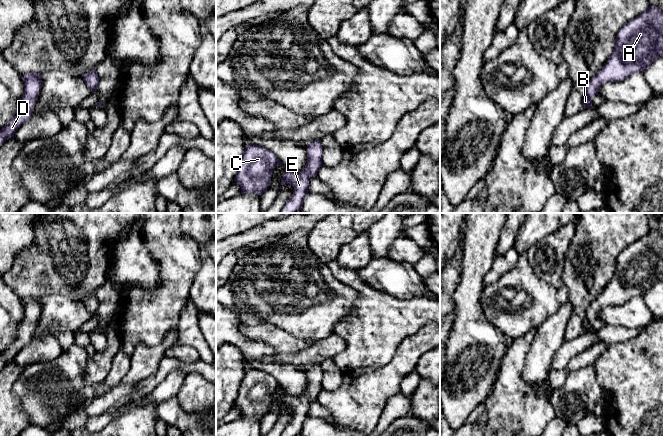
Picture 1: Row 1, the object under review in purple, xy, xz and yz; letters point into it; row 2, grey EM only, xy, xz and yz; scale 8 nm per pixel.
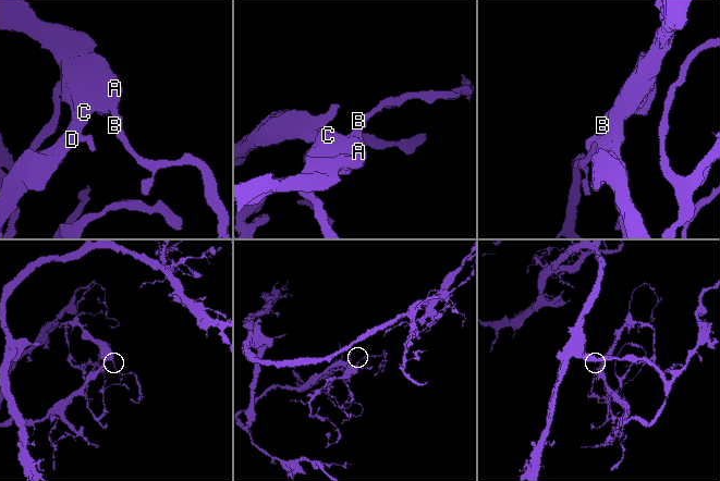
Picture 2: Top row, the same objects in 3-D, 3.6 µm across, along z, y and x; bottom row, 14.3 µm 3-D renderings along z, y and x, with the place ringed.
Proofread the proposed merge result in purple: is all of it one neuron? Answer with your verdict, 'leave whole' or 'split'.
leave whole

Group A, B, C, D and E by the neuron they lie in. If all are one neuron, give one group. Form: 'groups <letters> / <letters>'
groups A B C D E

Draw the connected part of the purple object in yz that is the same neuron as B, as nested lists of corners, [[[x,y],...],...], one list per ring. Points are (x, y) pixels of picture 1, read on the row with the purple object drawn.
[[[650,5],[617,33],[611,56],[583,93],[584,108],[595,109],[591,98],[604,82],[621,81],[634,73],[643,73],[661,55],[664,55],[664,13]]]

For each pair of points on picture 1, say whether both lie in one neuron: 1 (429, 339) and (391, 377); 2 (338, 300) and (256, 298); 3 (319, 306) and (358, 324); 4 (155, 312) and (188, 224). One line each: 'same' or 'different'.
1: same
2: same
3: different
4: different

